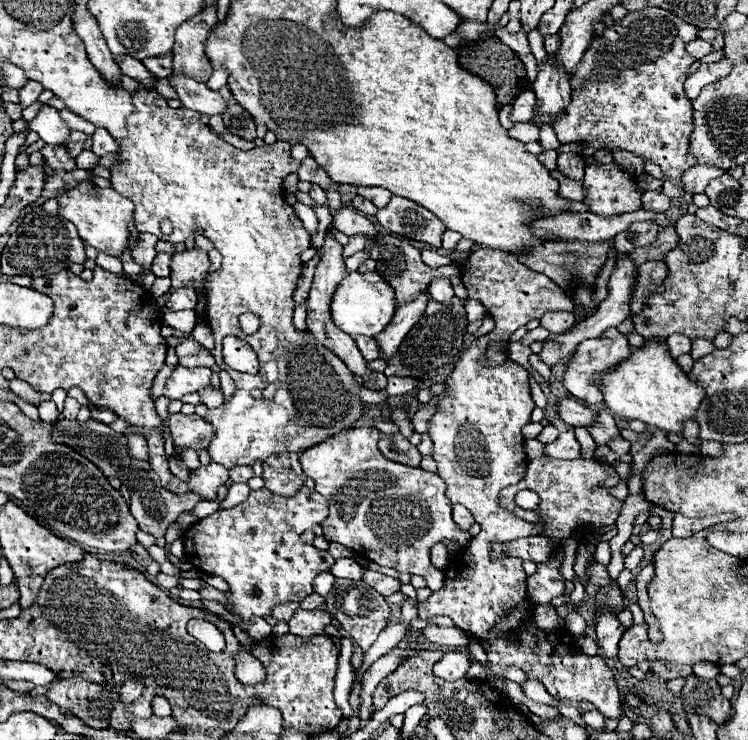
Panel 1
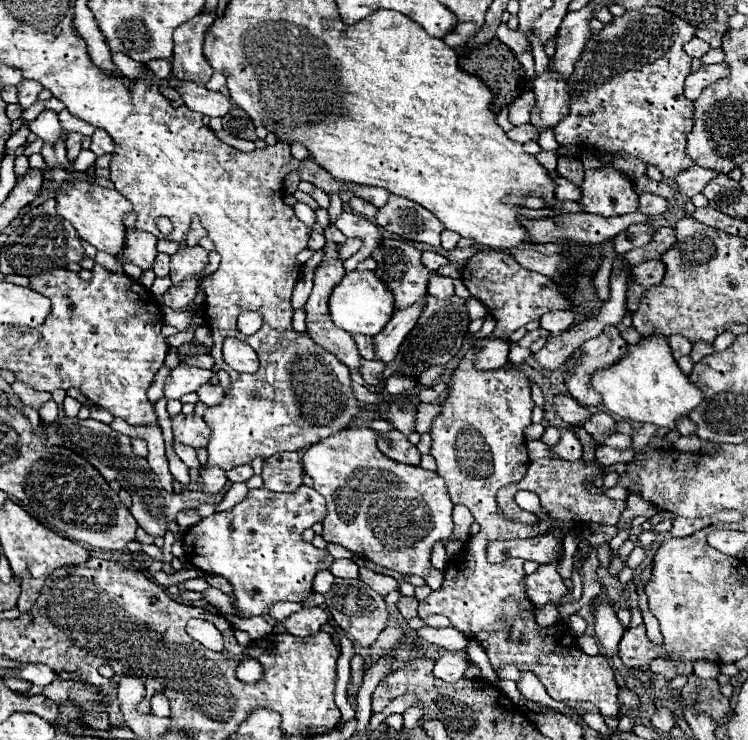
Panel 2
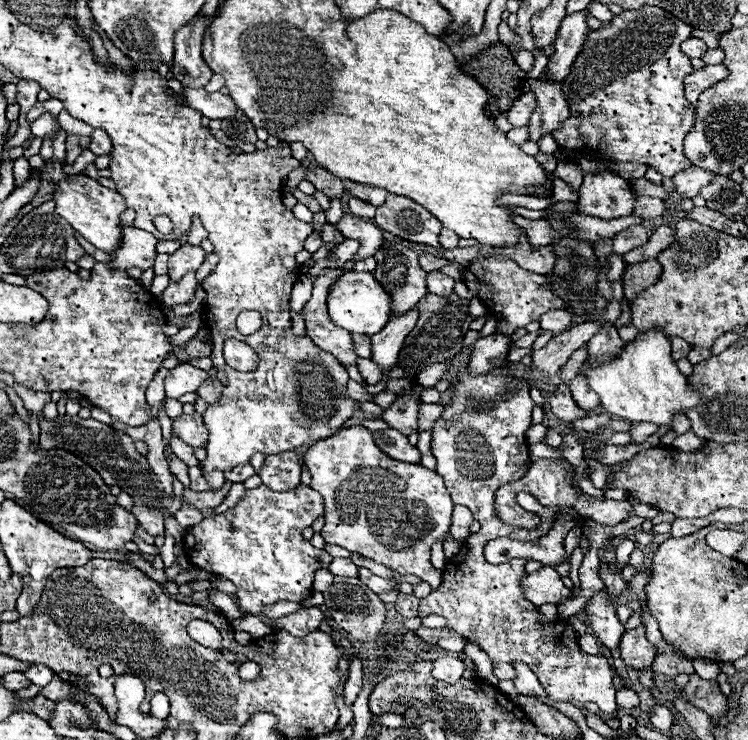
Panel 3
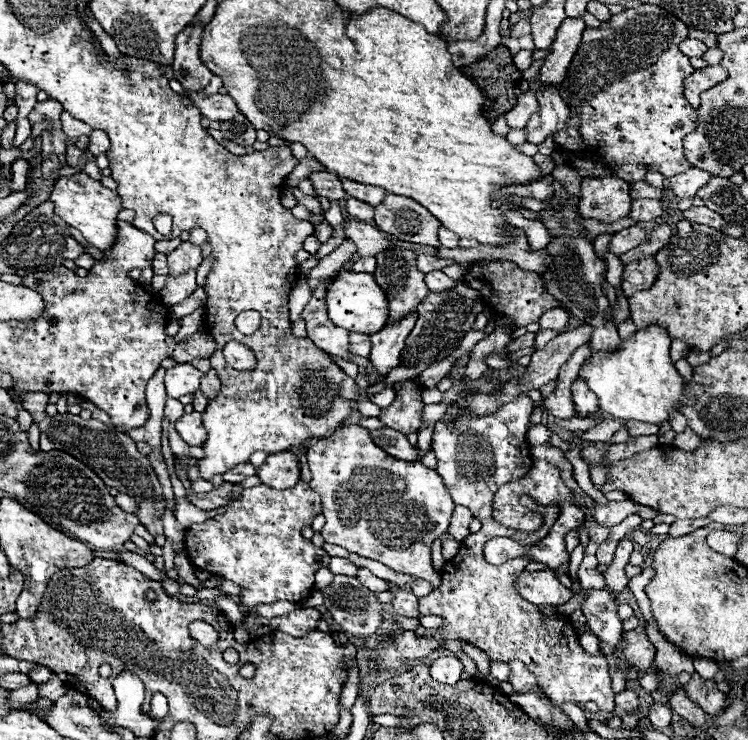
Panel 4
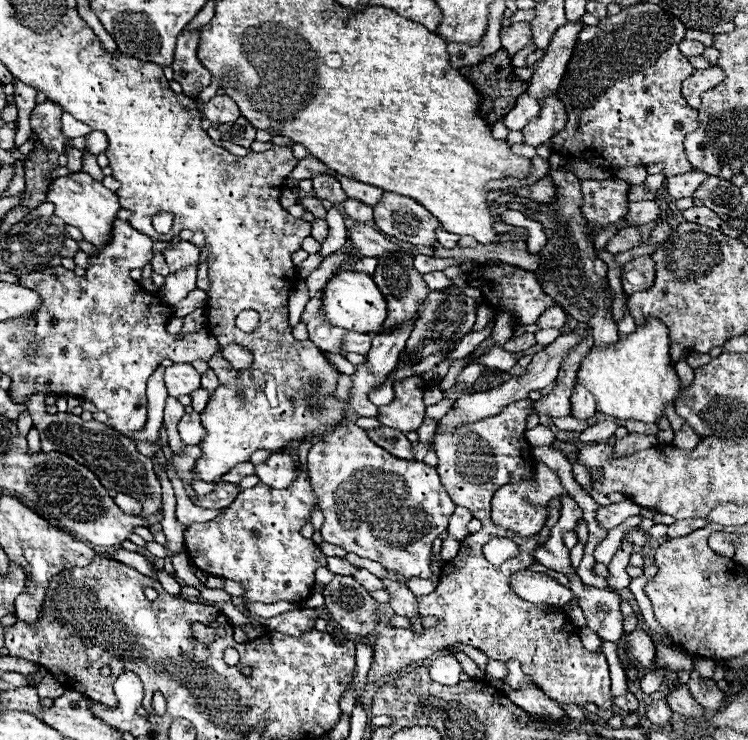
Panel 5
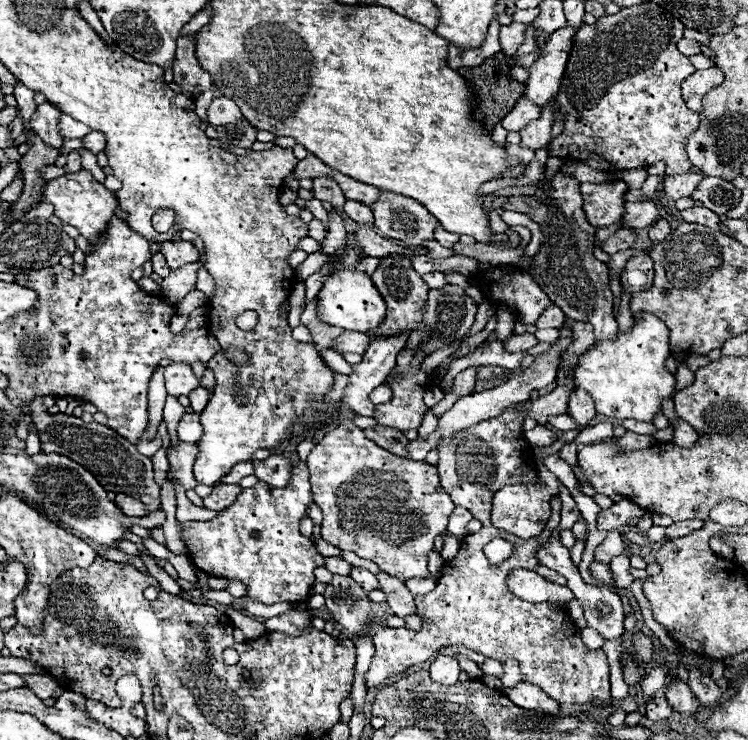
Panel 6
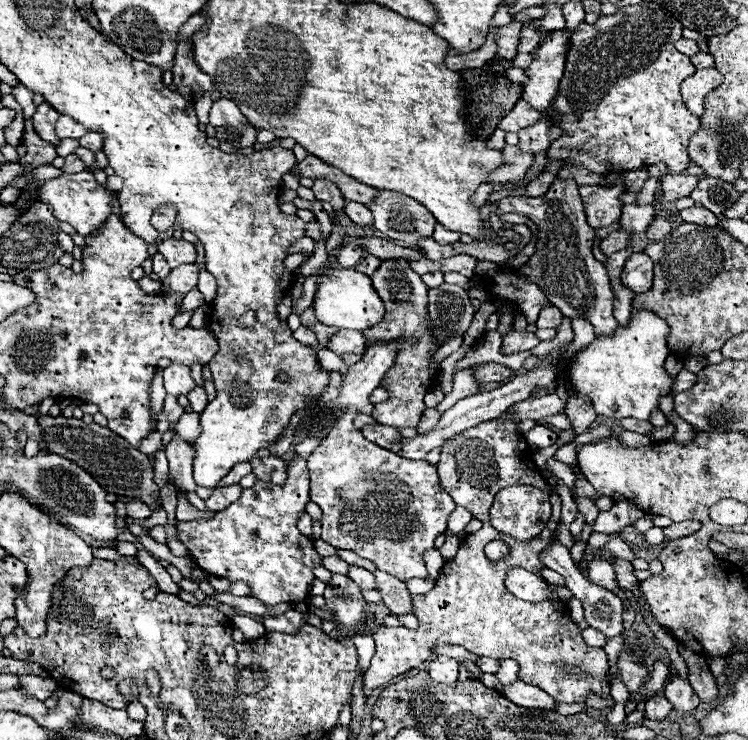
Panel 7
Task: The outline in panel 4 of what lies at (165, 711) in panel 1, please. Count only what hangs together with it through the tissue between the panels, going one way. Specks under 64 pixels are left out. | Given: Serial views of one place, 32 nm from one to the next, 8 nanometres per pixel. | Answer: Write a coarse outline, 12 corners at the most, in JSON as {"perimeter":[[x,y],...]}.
{"perimeter":[[164,694],[152,696],[152,718],[168,714],[168,700]]}

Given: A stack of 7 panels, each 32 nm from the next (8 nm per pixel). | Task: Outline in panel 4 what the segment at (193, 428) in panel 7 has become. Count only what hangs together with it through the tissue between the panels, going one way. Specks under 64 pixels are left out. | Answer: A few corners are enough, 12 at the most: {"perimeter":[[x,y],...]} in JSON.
{"perimeter":[[192,404],[176,422],[176,432],[190,446],[206,442],[206,428]]}

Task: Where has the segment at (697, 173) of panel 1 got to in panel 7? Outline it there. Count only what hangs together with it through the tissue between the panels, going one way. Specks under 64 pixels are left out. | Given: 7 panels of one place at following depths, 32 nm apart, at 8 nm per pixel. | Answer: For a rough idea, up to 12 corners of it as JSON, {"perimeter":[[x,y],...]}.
{"perimeter":[[666,174],[660,180],[666,200],[690,196],[698,176]]}

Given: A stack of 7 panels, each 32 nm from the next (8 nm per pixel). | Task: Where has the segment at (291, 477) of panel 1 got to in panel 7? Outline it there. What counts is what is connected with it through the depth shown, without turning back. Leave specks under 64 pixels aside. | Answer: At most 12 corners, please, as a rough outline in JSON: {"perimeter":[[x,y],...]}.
{"perimeter":[[252,458],[254,476],[282,486],[288,478],[288,460]]}

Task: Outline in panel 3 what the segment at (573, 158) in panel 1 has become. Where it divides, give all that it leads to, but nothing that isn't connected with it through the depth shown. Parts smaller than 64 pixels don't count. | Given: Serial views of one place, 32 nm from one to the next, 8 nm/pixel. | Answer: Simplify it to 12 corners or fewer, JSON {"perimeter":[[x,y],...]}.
{"perimeter":[[560,160],[554,176],[574,190],[582,184],[580,164]]}

